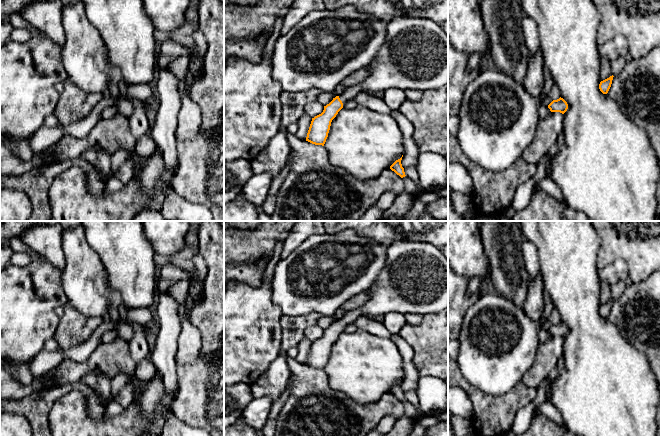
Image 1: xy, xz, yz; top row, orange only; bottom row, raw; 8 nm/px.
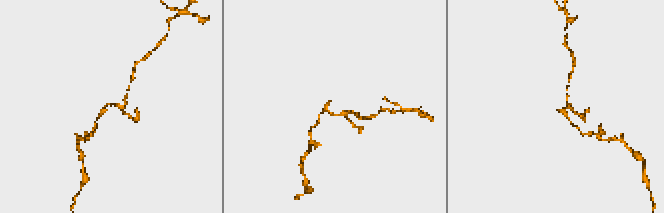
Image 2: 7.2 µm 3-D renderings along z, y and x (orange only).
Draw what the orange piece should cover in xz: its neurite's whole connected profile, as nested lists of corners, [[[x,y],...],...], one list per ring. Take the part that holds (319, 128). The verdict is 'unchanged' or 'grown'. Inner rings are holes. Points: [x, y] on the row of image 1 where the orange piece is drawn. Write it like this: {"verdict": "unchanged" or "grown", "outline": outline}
{"verdict": "grown", "outline": [[[398,17],[390,21],[387,26],[385,42],[381,46],[373,62],[367,67],[370,70],[368,77],[360,84],[347,88],[340,96],[336,96],[333,100],[324,106],[321,114],[312,118],[306,141],[324,146],[331,122],[338,112],[343,108],[346,101],[354,100],[360,92],[376,92],[385,91],[386,89],[412,89],[425,92],[429,89],[438,89],[444,87],[448,83],[448,35],[444,32],[441,24],[430,19],[420,17]]]}

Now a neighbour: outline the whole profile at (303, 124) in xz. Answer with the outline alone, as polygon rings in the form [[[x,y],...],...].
[[[305,113],[299,118],[297,121],[297,131],[295,133],[297,138],[306,140],[311,121],[312,118]]]

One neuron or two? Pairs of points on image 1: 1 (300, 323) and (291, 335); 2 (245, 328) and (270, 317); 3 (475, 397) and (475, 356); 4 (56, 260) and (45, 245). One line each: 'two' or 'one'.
1: one
2: one
3: two
4: one

